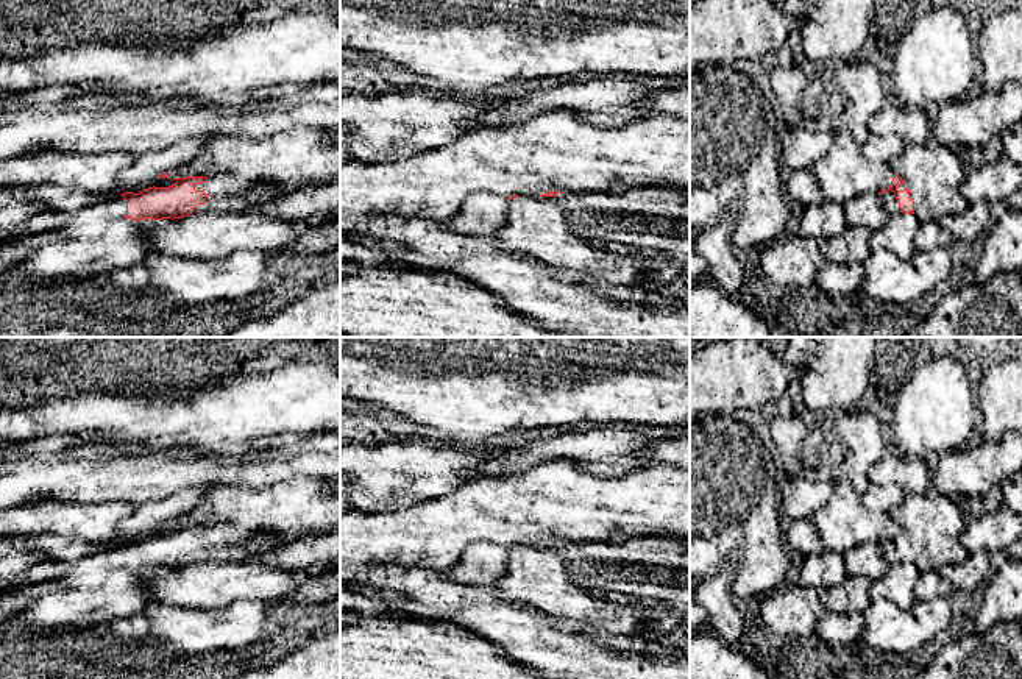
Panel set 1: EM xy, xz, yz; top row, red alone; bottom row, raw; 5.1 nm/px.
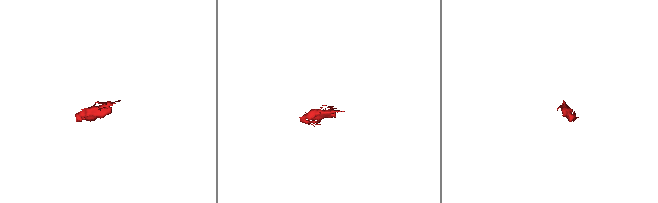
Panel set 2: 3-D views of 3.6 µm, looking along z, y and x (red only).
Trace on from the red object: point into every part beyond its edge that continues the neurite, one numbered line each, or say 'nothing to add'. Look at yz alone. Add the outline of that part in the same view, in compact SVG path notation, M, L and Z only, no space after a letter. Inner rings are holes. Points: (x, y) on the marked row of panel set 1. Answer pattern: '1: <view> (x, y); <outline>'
1: yz (933, 174); M905 142L903 153L891 161L891 167L903 180L897 190L910 189L913 212L921 223L963 214L971 206L960 192L966 178L963 162L939 142Z
2: yz (891, 206); M885 190L882 195L882 203L885 206L885 211L889 214L889 215L899 215L899 214L903 214L899 208L899 203L894 197L894 192L891 190Z

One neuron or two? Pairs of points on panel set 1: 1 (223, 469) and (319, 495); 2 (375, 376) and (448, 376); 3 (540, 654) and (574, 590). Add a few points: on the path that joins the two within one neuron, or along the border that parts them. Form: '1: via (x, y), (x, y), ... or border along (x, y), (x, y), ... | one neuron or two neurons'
1: border along (287, 478), (264, 487), (239, 487) | two neurons
2: via (393, 376), (429, 376) | one neuron
3: border along (539, 609), (553, 617) | two neurons

